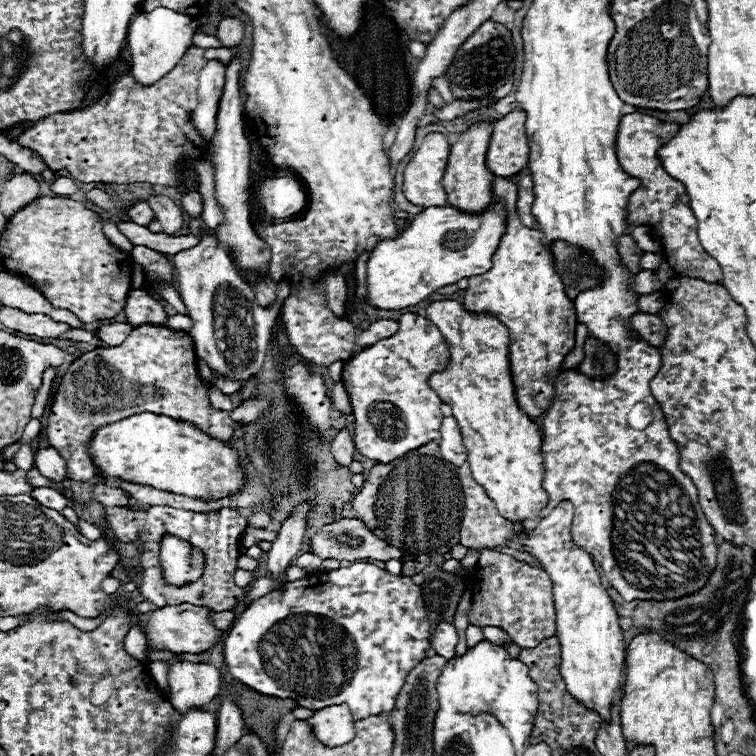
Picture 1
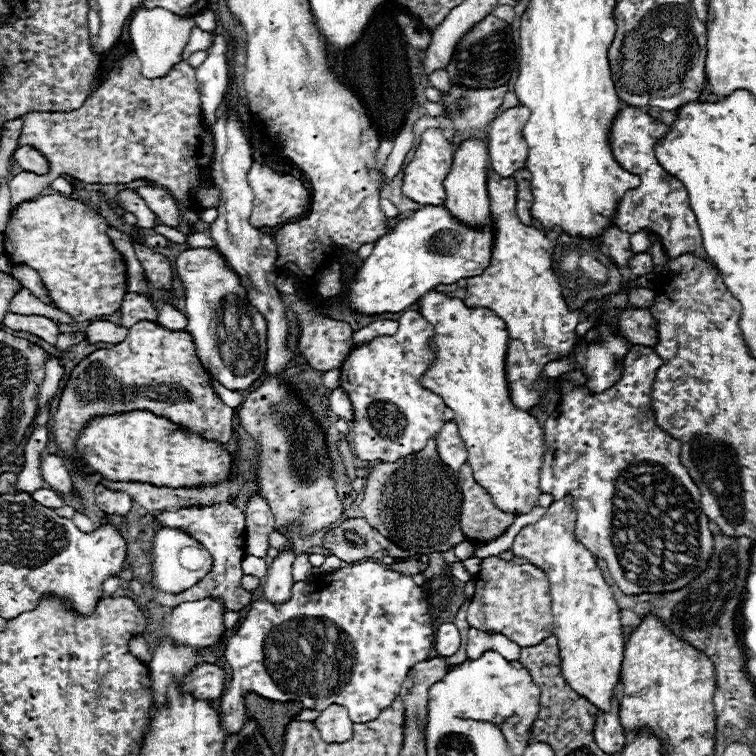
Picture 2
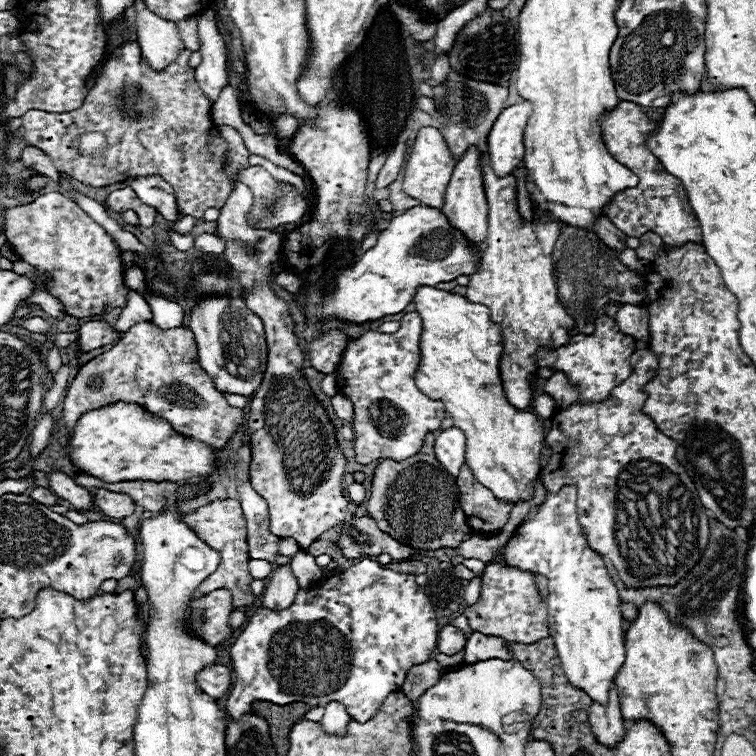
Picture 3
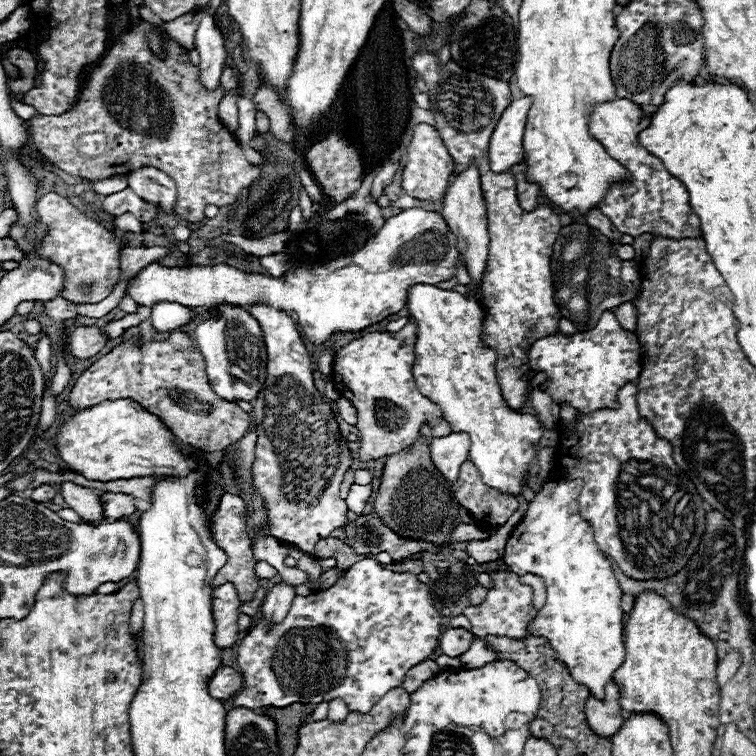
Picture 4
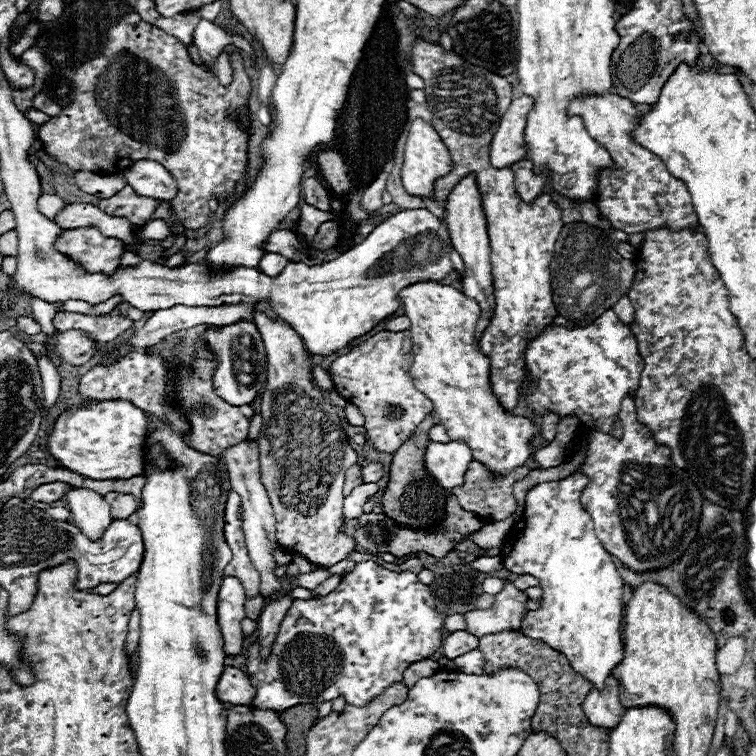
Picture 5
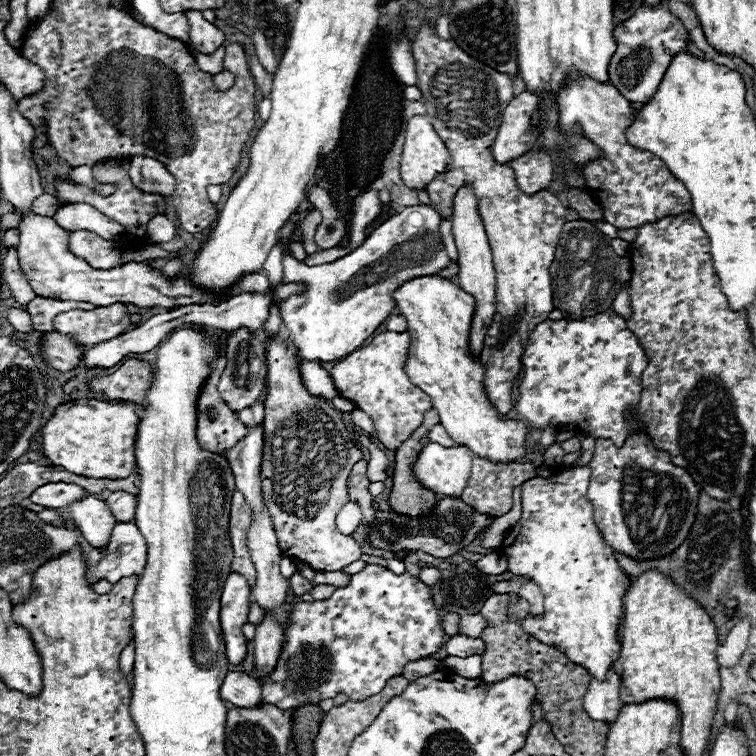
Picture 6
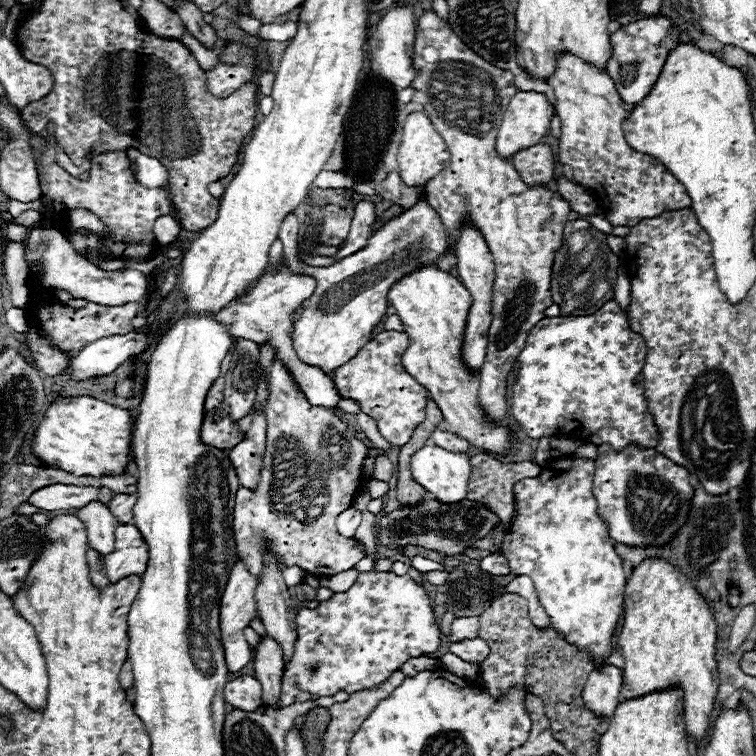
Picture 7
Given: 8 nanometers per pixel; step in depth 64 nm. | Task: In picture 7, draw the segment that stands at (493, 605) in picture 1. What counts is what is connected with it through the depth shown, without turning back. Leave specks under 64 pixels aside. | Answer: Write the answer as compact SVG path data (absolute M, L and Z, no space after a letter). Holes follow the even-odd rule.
M456 618L456 620L452 622L448 640L454 642L454 640L474 638L476 632L478 632L478 618Z

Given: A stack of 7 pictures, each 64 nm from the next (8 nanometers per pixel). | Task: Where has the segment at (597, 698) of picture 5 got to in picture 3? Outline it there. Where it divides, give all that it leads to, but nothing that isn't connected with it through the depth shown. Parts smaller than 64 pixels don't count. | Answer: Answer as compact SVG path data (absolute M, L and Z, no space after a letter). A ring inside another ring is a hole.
M612 688L608 692L608 704L602 706L598 702L592 702L588 720L590 728L600 744L606 744L608 748L614 748L624 738L624 718L618 704L618 690Z

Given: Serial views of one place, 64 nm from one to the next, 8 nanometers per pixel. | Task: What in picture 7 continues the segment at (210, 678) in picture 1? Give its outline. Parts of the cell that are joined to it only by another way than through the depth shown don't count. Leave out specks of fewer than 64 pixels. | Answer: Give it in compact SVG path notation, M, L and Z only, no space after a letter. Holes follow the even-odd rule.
M238 676L226 682L224 700L238 710L254 712L262 706L262 686L252 676Z

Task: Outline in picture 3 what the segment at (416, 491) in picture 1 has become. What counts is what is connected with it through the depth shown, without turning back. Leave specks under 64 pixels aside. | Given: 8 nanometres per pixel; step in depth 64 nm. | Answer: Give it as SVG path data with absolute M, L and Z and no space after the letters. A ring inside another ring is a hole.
M428 432L424 438L424 444L418 454L396 462L396 460L384 460L378 464L370 488L370 498L366 500L368 514L376 520L378 528L394 536L402 544L412 544L416 550L438 550L438 548L458 548L460 542L474 536L470 526L464 520L464 512L458 504L458 488L456 480L440 466L440 462L434 456L434 434Z

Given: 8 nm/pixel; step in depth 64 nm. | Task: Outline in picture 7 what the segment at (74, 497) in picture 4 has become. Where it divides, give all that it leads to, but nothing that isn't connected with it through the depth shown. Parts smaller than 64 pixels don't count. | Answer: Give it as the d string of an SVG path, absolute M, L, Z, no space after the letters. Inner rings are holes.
M90 502L80 512L76 510L76 514L86 524L90 548L100 554L114 552L114 530L118 528L118 520L112 512L102 502Z

